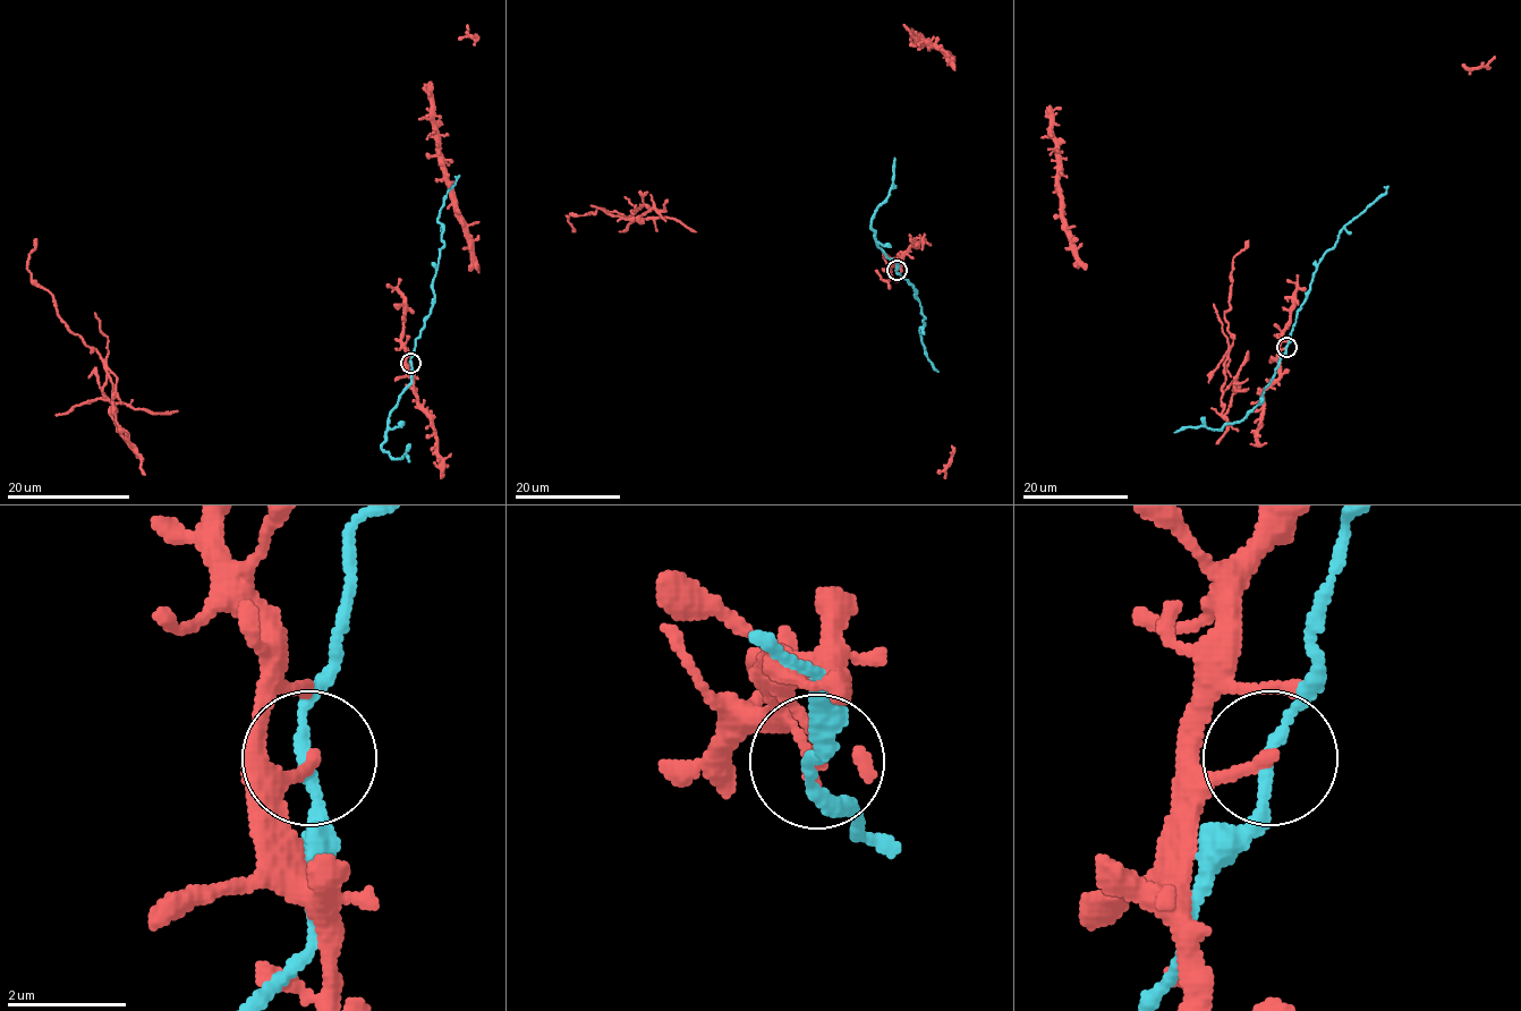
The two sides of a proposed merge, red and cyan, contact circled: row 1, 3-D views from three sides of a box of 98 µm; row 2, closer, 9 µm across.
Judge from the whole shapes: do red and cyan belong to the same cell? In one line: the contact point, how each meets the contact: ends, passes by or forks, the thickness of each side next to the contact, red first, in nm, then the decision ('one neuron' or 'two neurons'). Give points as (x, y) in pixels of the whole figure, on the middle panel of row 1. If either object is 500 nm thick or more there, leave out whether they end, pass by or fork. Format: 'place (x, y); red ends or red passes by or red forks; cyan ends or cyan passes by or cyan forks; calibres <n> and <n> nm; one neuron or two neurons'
place (897, 270); red ends; cyan passes by; calibres 200 and 170 nm; two neurons

